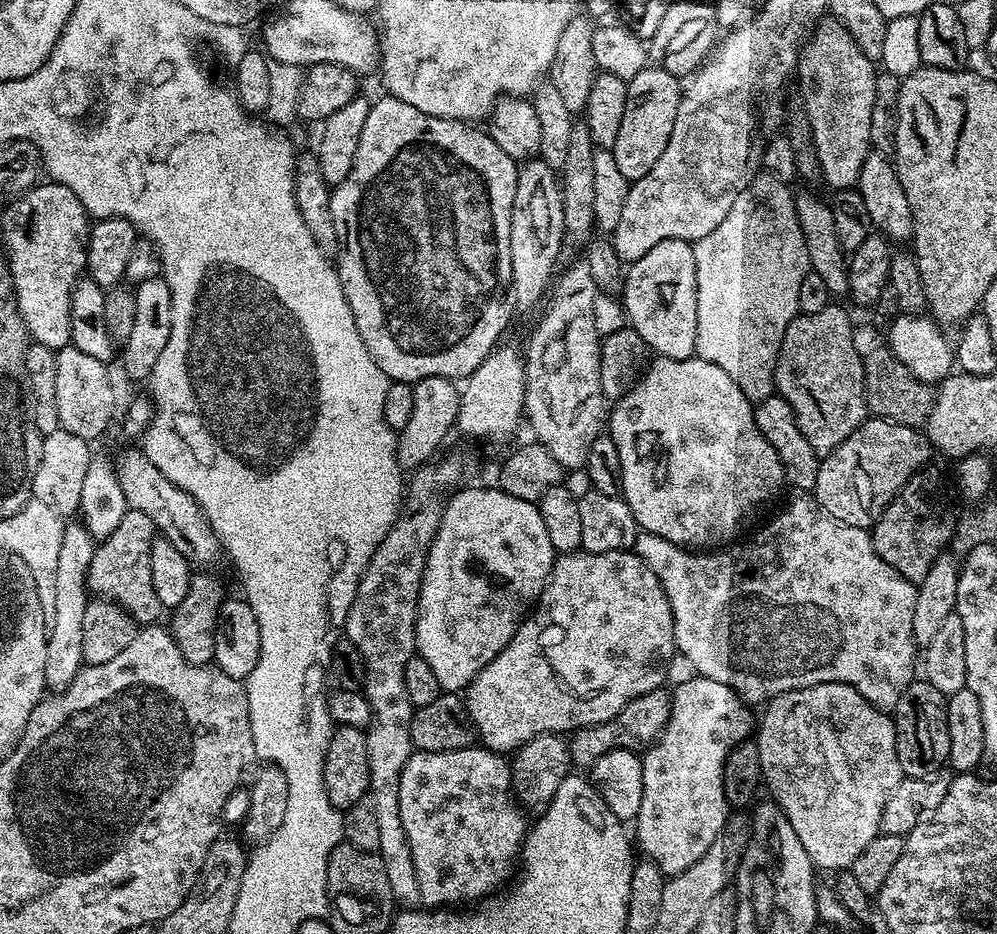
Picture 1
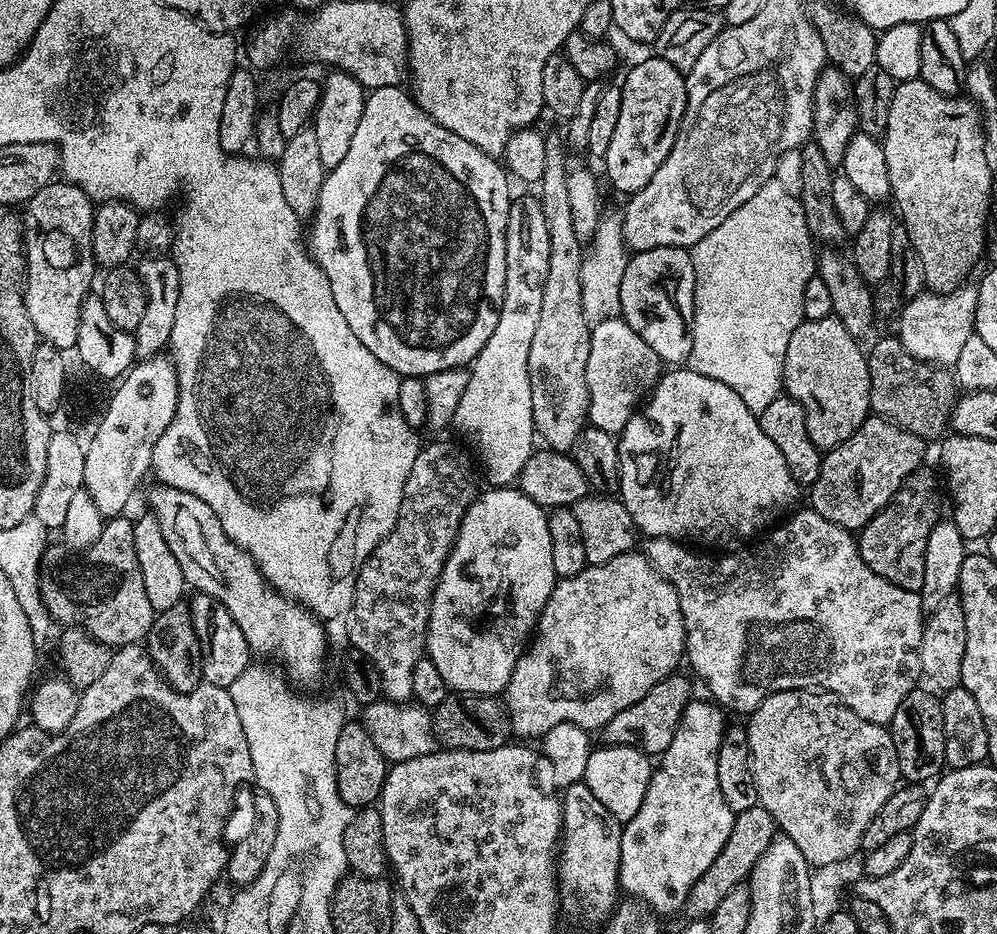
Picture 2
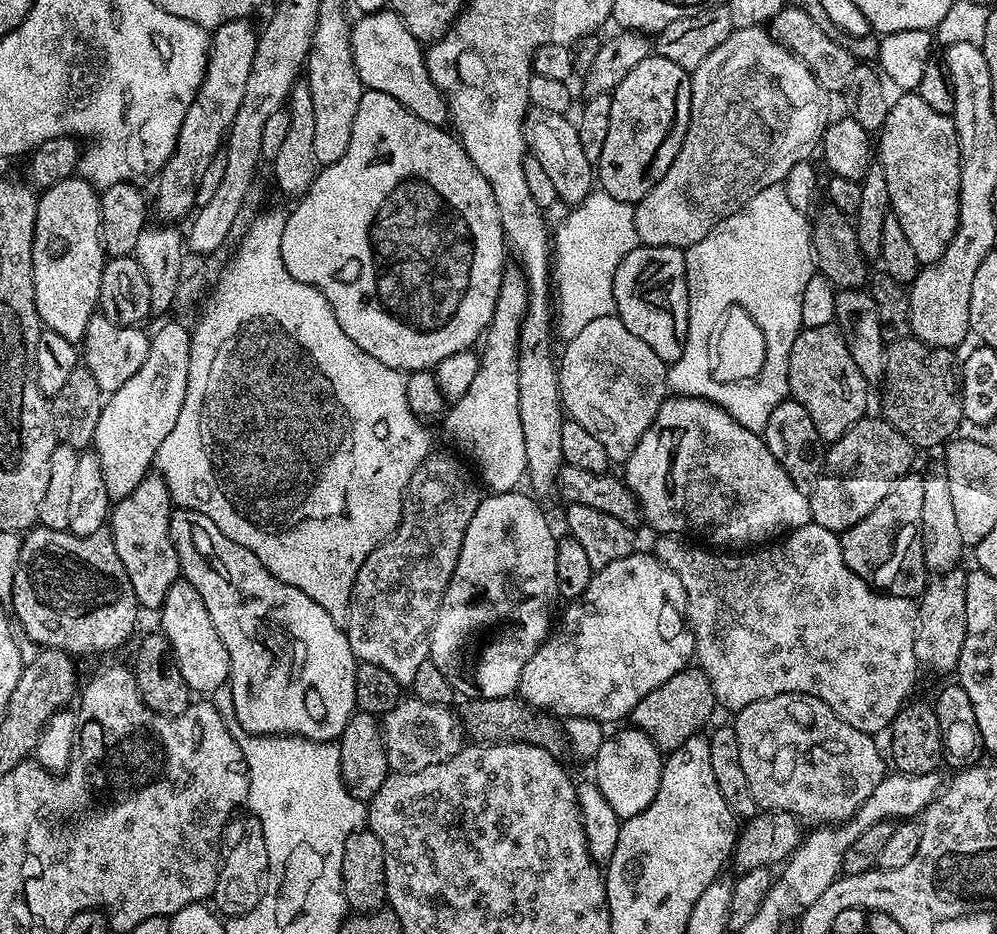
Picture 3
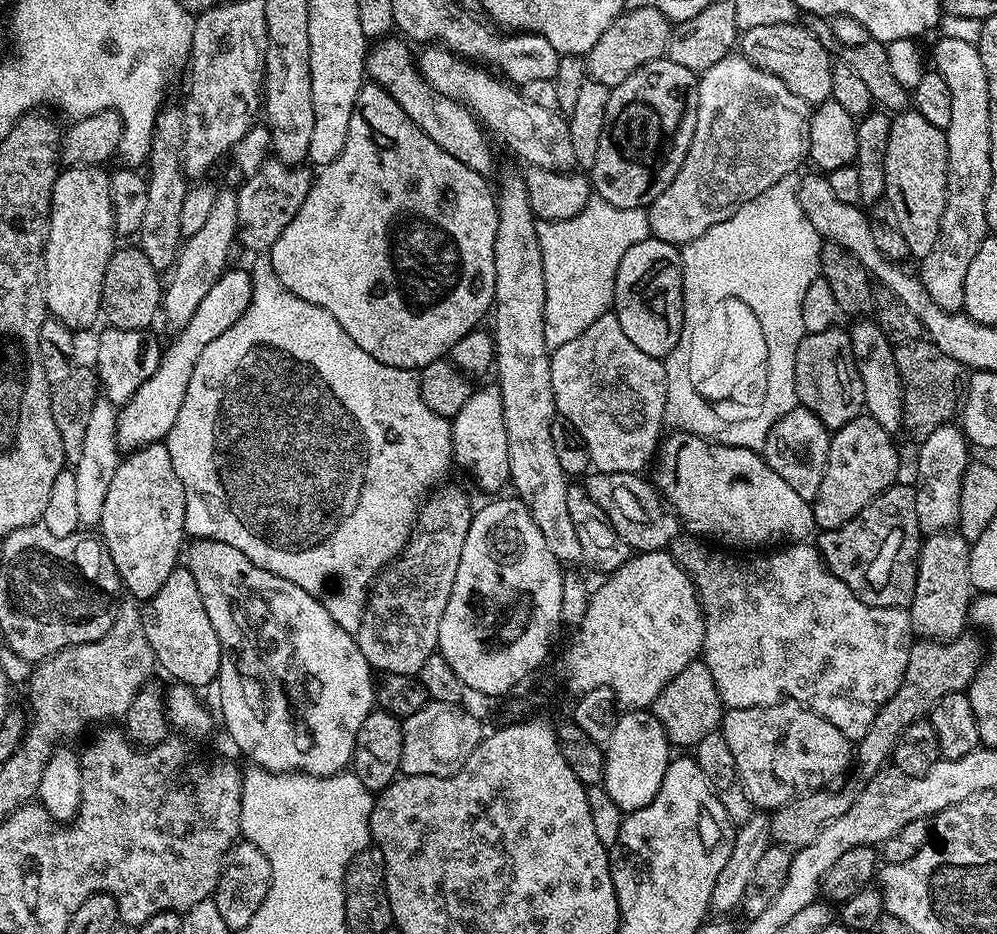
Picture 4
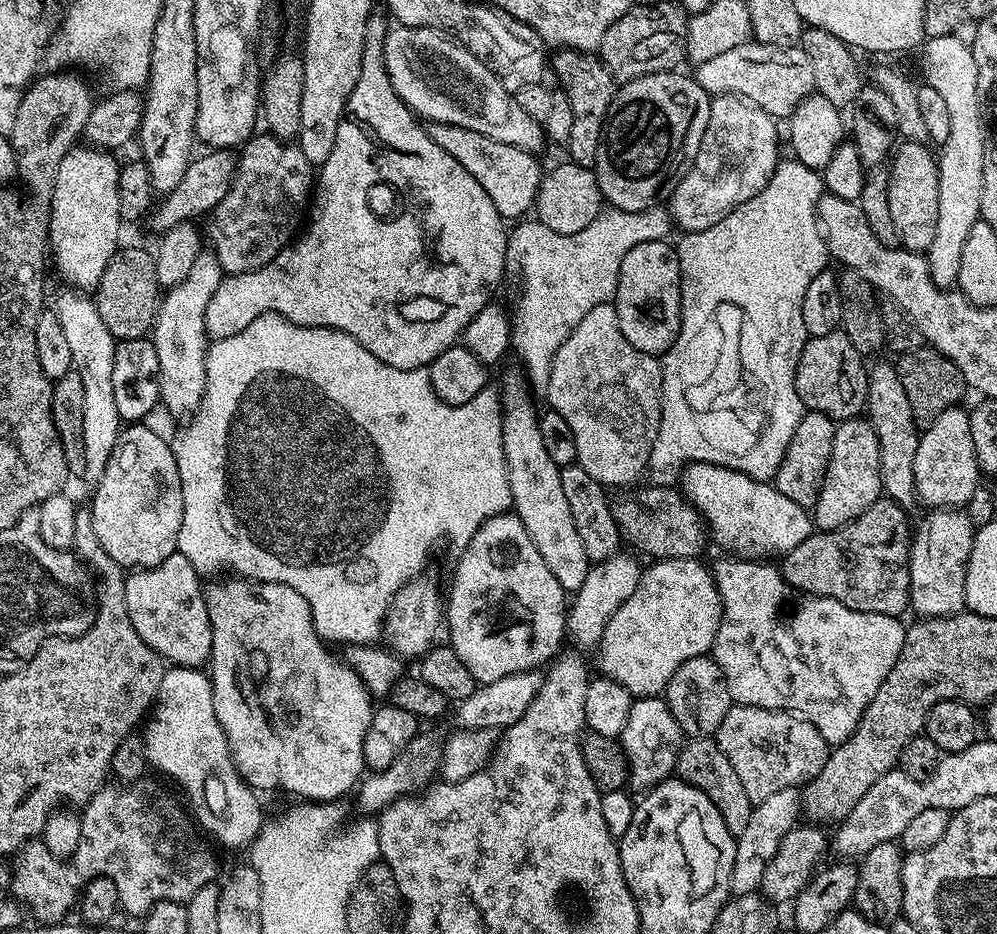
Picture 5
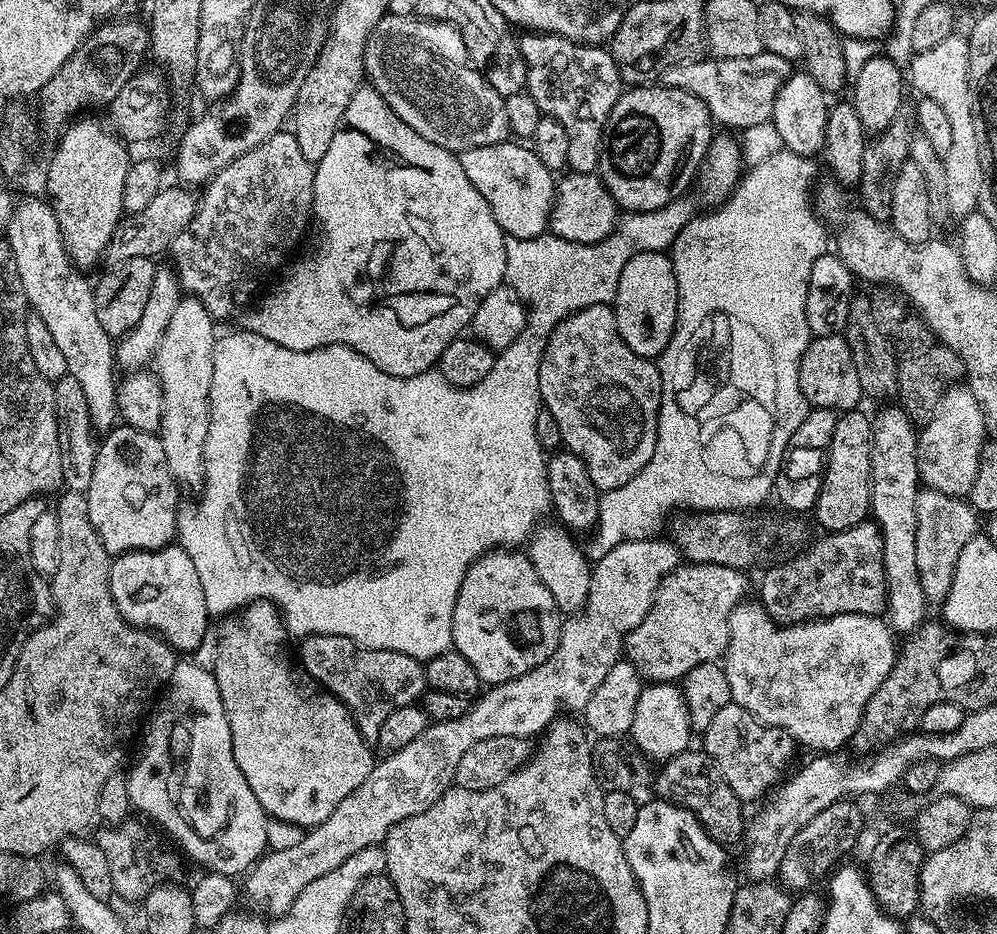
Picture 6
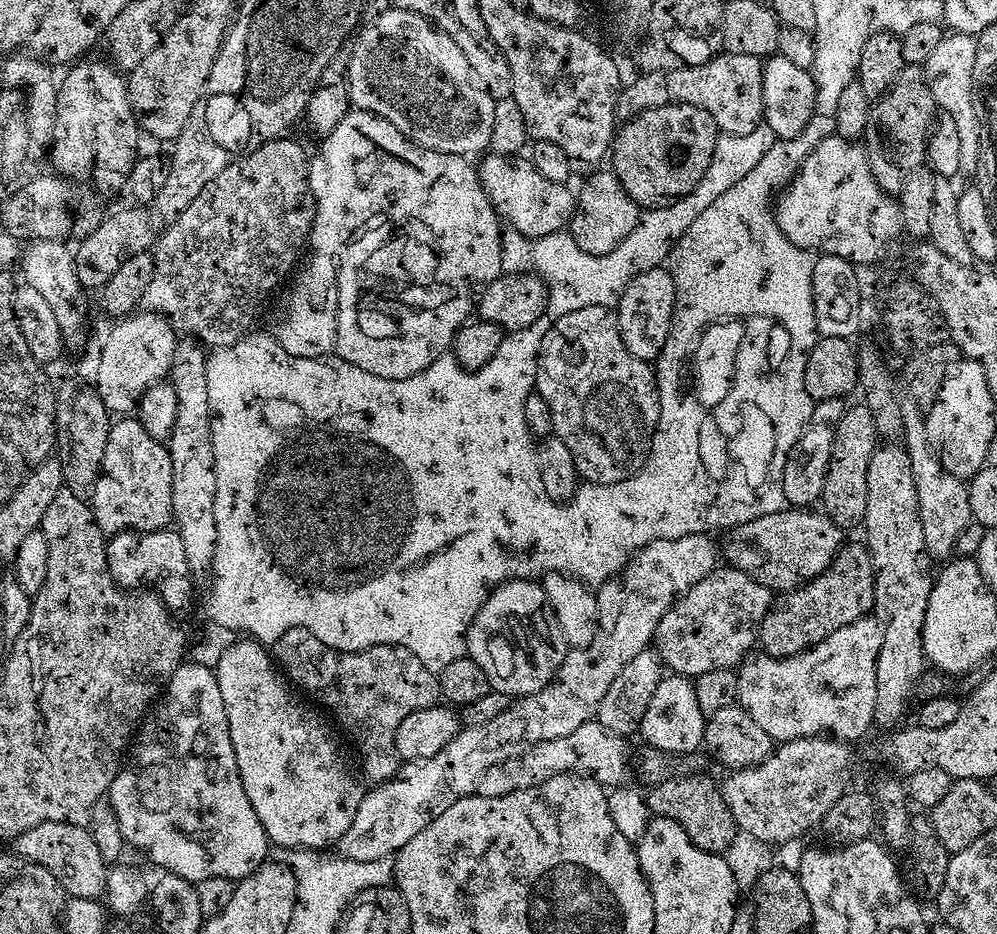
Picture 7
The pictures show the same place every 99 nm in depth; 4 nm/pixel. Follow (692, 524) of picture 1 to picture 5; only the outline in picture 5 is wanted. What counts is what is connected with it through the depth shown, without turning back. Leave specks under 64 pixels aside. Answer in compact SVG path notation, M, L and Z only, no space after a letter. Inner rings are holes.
M689 464L681 472L678 484L683 496L700 511L711 539L713 536L717 546L725 548L728 551L725 553L733 557L761 562L776 558L772 556L783 558L790 550L794 550L794 546L806 542L806 538L814 531L814 520L809 509L798 506L798 502L790 502L786 494L777 490L775 483L761 482L749 473L735 472L732 468L720 468L717 464Z

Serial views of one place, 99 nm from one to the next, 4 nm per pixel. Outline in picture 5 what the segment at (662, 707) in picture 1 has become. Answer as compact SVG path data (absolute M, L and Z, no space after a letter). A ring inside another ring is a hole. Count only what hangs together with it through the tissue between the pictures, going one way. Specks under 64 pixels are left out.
M711 655L682 662L682 666L674 670L674 678L670 678L670 682L664 687L662 698L668 704L670 714L674 714L681 733L688 738L711 737L734 703L726 686L726 678Z

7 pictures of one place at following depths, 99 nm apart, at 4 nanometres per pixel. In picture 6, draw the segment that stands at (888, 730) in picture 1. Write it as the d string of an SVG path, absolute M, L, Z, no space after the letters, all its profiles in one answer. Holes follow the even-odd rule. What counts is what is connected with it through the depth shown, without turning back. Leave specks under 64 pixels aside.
M734 703L722 706L722 710L714 714L710 726L706 726L702 734L702 740L702 751L711 758L712 767L716 769L719 779L740 802L756 800L763 792L772 787L775 789L781 783L780 775L787 770L788 763L792 760L792 748L794 749L790 733L762 723Z

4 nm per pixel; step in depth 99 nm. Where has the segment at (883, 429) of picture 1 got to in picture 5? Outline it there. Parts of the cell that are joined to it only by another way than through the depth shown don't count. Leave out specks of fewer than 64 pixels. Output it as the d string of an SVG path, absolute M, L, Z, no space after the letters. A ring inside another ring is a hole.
M866 418L841 420L836 424L830 462L814 509L814 524L819 531L829 532L858 518L875 500L881 499L884 483L880 477L878 434Z

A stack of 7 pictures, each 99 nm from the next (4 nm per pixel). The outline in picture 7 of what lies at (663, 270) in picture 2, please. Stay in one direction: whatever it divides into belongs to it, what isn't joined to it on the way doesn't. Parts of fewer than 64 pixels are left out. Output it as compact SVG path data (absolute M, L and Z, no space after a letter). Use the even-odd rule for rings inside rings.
M657 266L649 272L641 272L635 280L626 286L619 304L615 305L616 321L620 333L624 335L626 350L634 354L634 358L655 361L660 351L666 346L666 338L670 334L672 315L676 309L676 291L671 271Z

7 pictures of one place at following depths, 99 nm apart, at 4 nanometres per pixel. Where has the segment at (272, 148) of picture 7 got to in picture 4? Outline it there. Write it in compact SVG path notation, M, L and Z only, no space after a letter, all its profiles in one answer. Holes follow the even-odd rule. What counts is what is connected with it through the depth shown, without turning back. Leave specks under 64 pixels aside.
M269 158L258 170L258 174L247 177L243 181L244 185L236 192L238 202L238 240L242 245L253 248L256 254L267 253L278 242L282 230L290 226L294 214L306 202L306 194L310 194L314 176L309 169L304 166L293 166L283 164L282 161Z

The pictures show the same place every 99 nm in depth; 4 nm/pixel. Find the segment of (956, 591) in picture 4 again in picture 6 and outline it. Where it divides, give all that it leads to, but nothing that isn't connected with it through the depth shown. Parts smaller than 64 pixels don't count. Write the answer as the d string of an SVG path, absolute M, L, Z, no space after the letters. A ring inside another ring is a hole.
M921 487L916 496L914 562L918 564L918 582L922 582L922 594L929 605L943 605L944 599L950 594L958 554L962 554L962 546L966 546L969 538L977 535L976 519L978 513L967 499L926 487Z

